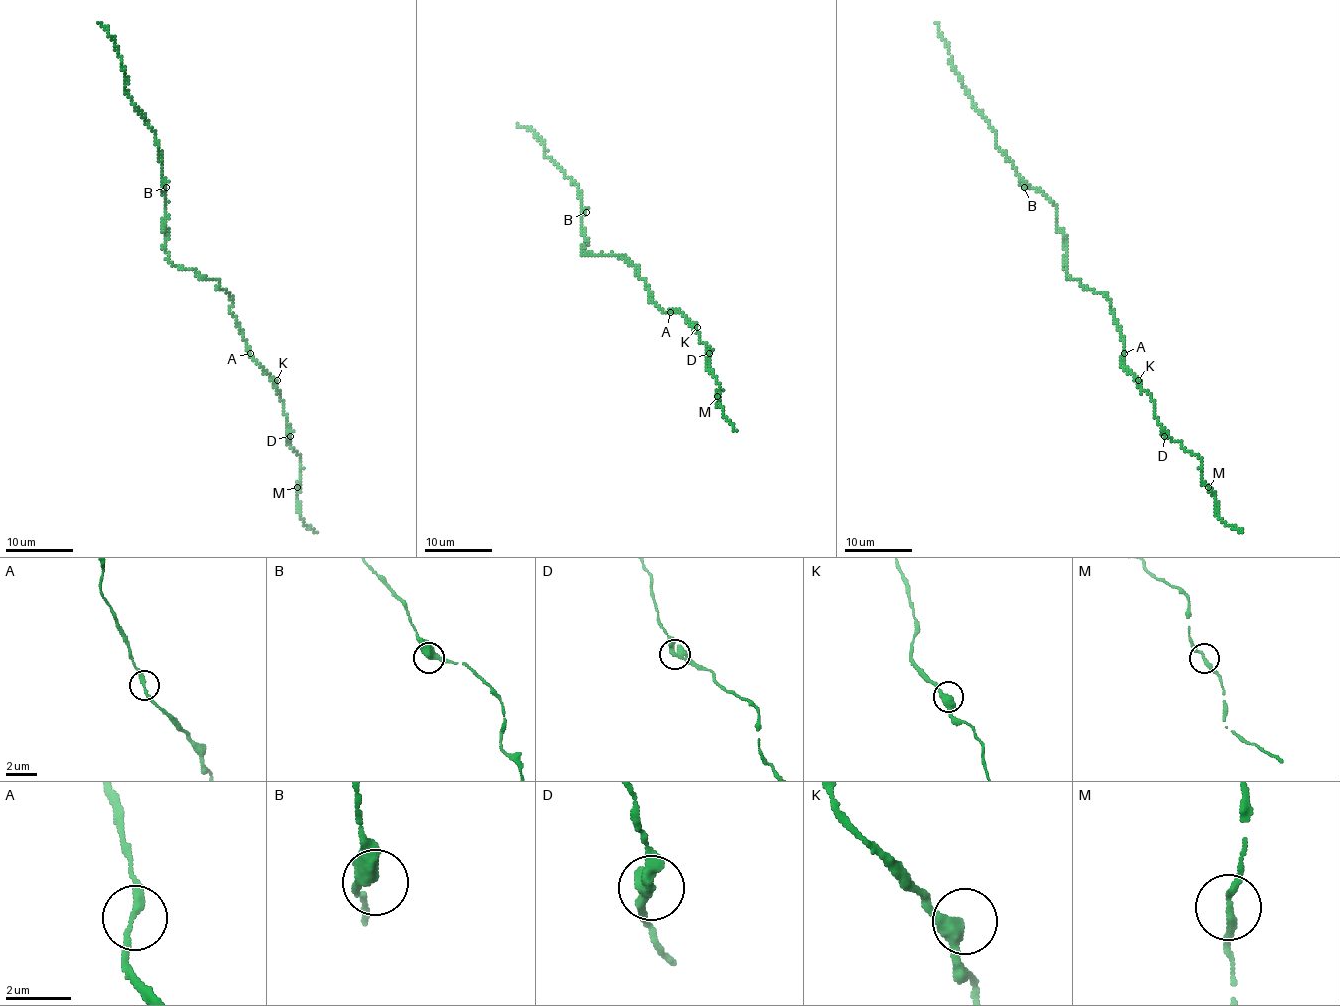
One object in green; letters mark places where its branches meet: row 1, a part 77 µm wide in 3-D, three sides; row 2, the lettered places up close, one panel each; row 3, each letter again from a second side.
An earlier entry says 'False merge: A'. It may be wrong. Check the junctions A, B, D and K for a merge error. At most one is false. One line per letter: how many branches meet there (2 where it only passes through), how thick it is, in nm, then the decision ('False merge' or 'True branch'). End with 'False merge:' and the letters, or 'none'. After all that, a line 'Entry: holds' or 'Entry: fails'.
A: Branches: 2. Thickness 240 nm. True branch
B: Branches: 2. Thickness 400 nm. True branch
D: Branches: 2. Thickness 400 nm. True branch
K: Branches: 2. Thickness 420 nm. True branch
False merge: none
Entry: fails

